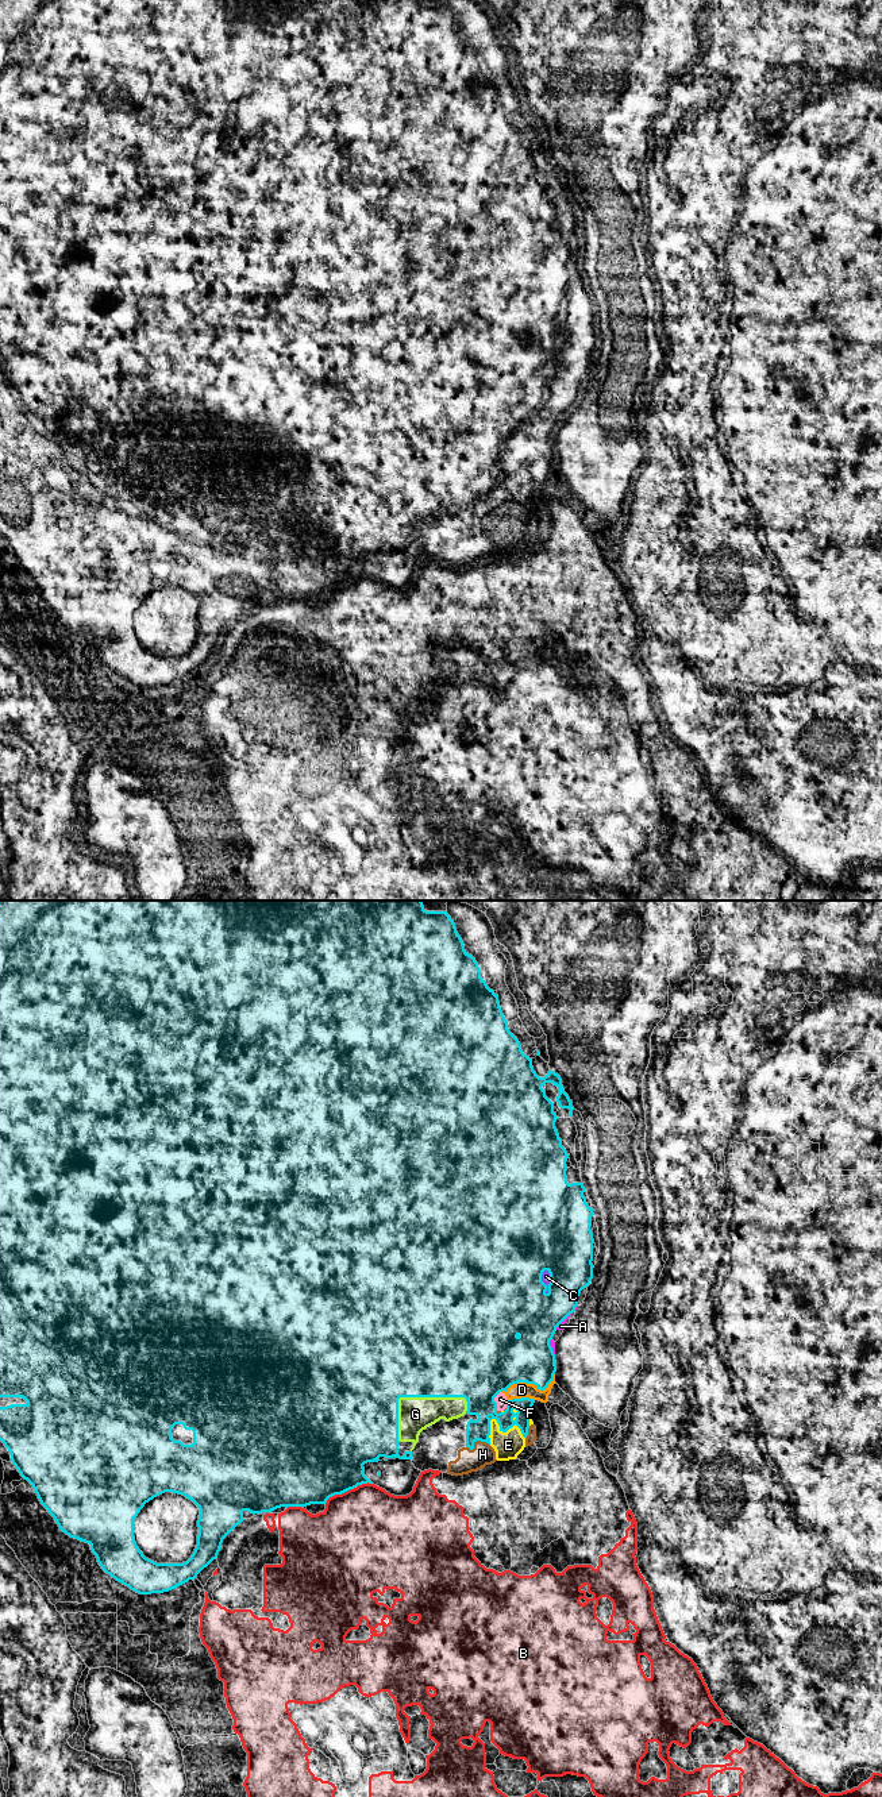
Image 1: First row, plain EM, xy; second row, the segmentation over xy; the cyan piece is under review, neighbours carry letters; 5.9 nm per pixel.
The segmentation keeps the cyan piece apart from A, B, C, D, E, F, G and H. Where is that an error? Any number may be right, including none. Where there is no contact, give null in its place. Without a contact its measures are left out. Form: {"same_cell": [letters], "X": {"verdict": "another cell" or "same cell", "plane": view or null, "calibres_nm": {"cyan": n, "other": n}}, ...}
{"same_cell": ["A", "C", "D", "E", "F", "G", "H"], "A": {"verdict": "same cell", "plane": "xy", "calibres_nm": {"cyan": 320, "other": 40}}, "B": {"verdict": "another cell", "plane": "xy", "calibres_nm": {"cyan": 480, "other": 480}}, "C": {"verdict": "same cell", "plane": "xy", "calibres_nm": {"cyan": 420, "other": 50}}, "D": {"verdict": "same cell", "plane": "xy", "calibres_nm": {"cyan": 360, "other": 100}}, "E": {"verdict": "same cell", "plane": "xy", "calibres_nm": {"cyan": 170, "other": 160}}, "F": {"verdict": "same cell", "plane": "xy", "calibres_nm": {"cyan": 440, "other": 70}}, "G": {"verdict": "same cell", "plane": "xy", "calibres_nm": {"cyan": 500, "other": 200}}, "H": {"verdict": "same cell", "plane": "xy", "calibres_nm": {"cyan": 160, "other": 140}}}

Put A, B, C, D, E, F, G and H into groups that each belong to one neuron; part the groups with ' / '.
A C D E F G H / B

